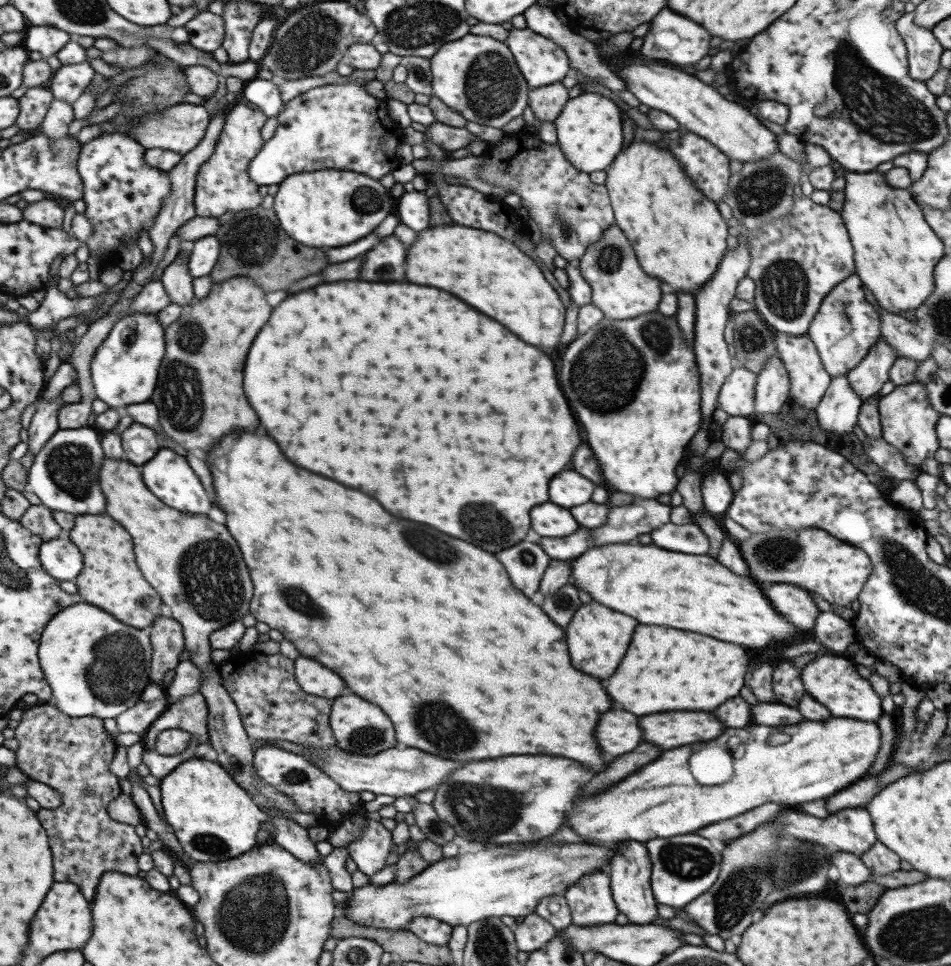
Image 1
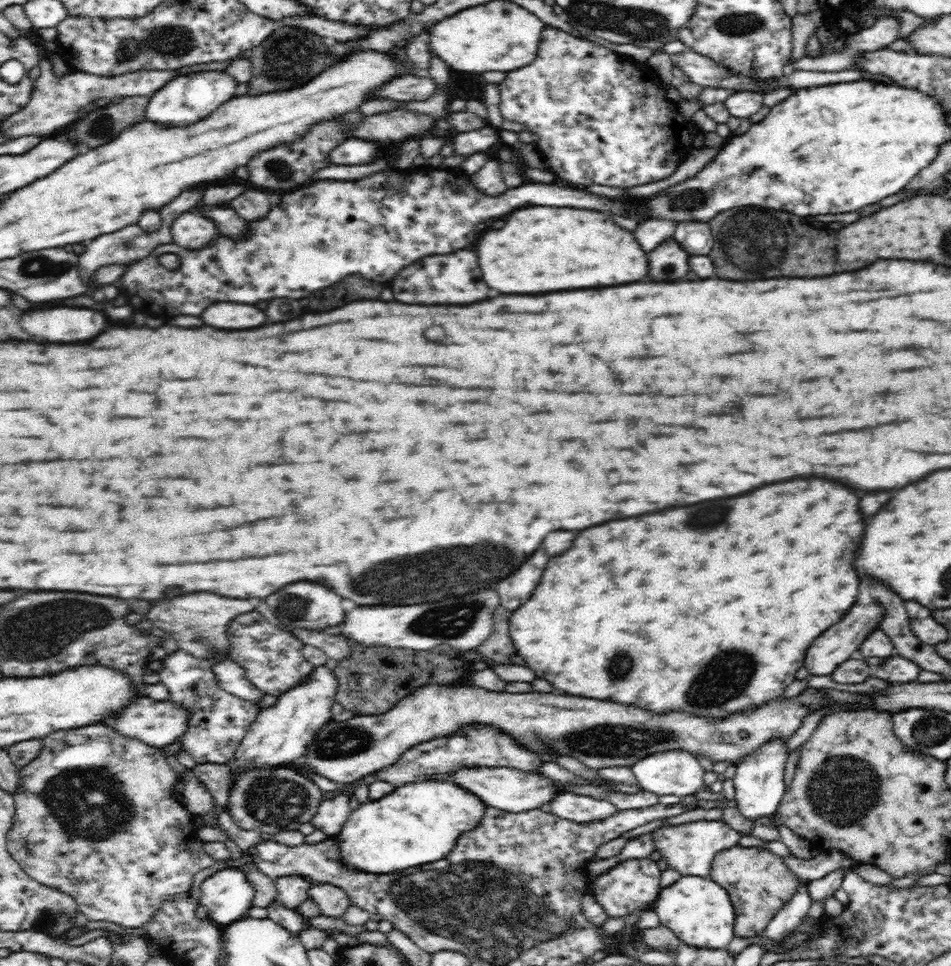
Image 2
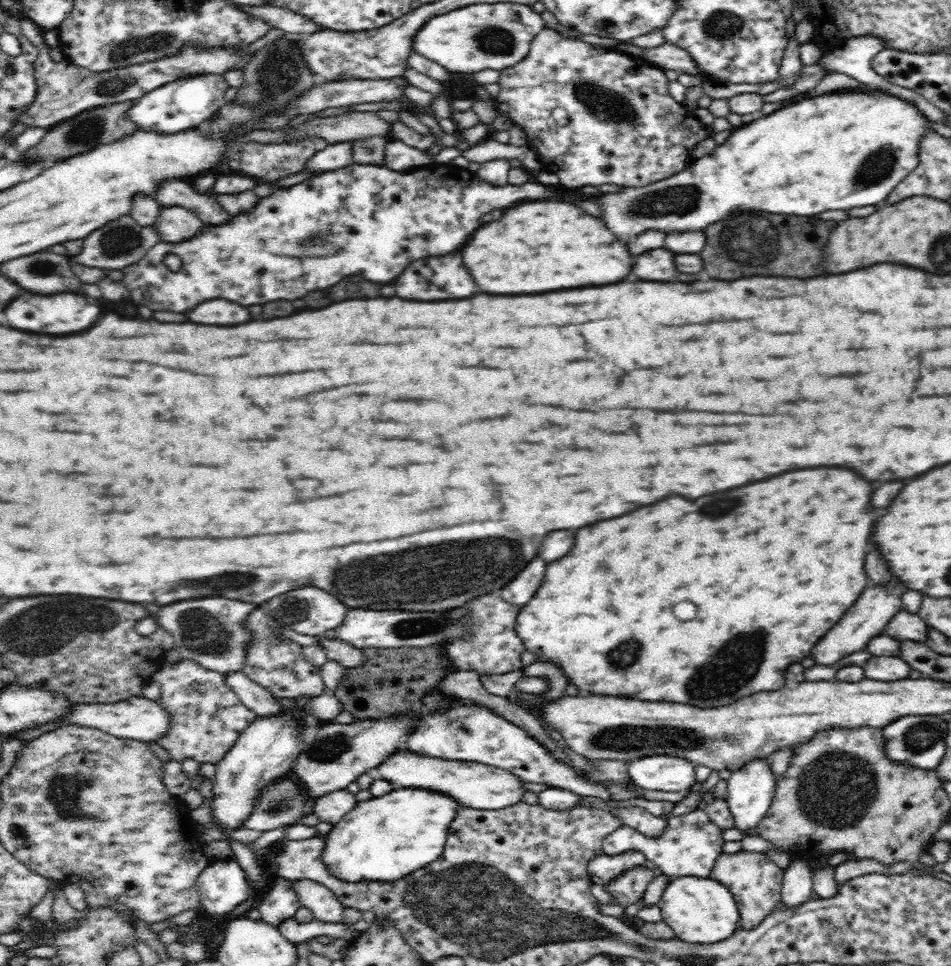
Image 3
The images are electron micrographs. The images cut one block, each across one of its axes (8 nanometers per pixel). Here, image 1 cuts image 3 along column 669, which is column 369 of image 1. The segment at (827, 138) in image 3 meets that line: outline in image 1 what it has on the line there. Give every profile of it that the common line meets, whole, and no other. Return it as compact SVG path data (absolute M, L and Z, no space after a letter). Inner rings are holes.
M323 168L286 176L278 184L277 192L273 196L272 209L283 232L287 232L287 236L295 242L315 248L335 248L367 236L391 212L391 198L389 190L369 176L349 170Z

